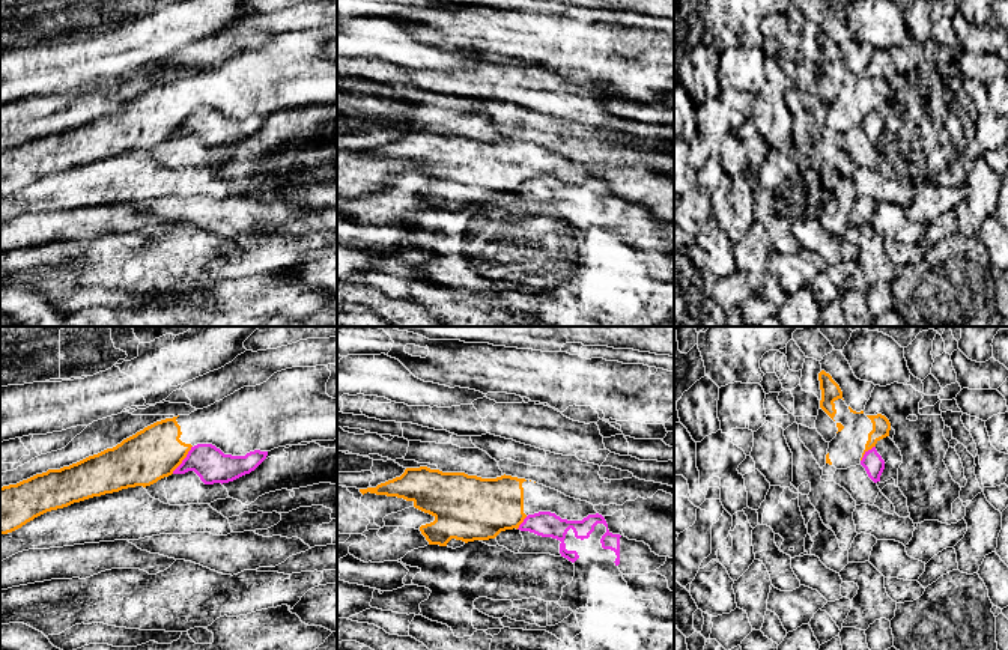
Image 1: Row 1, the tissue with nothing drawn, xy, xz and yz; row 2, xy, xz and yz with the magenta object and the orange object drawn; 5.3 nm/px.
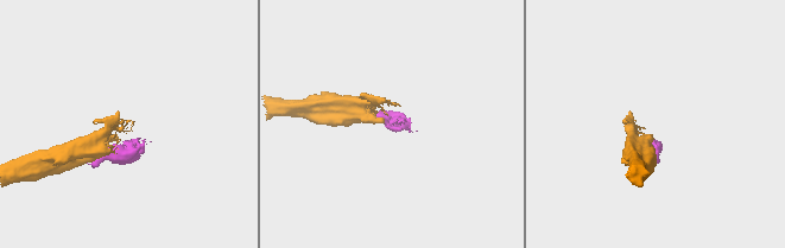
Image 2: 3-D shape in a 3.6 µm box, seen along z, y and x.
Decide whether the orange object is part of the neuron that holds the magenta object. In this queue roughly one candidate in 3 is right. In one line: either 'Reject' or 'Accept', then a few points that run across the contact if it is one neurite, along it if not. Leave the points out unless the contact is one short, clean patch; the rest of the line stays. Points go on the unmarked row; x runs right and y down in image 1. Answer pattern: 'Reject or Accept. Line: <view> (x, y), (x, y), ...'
Reject. Line: xy (191, 109), (187, 119), (172, 136)

